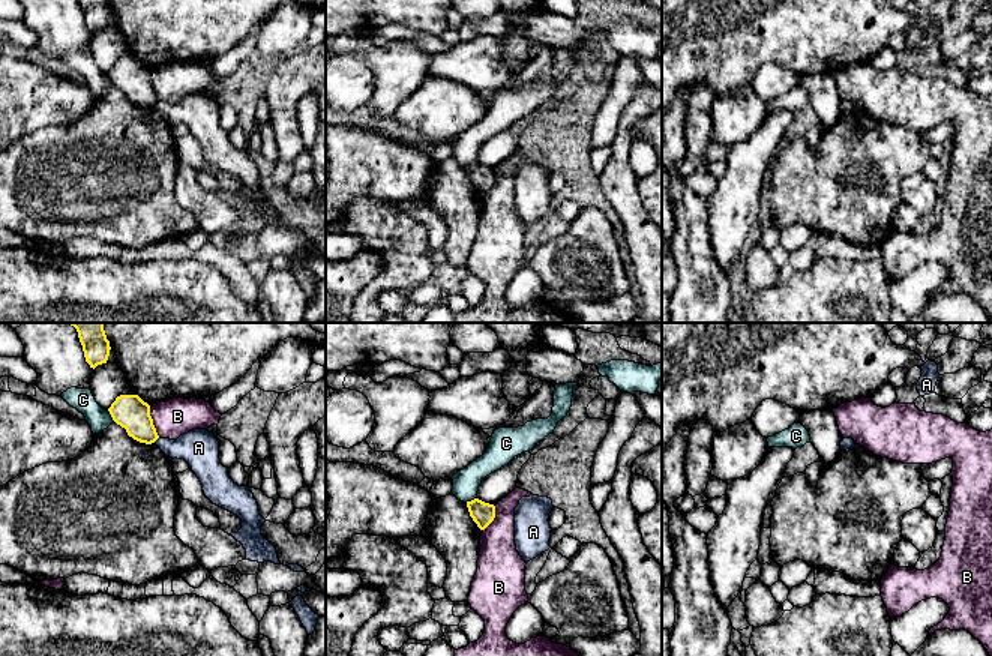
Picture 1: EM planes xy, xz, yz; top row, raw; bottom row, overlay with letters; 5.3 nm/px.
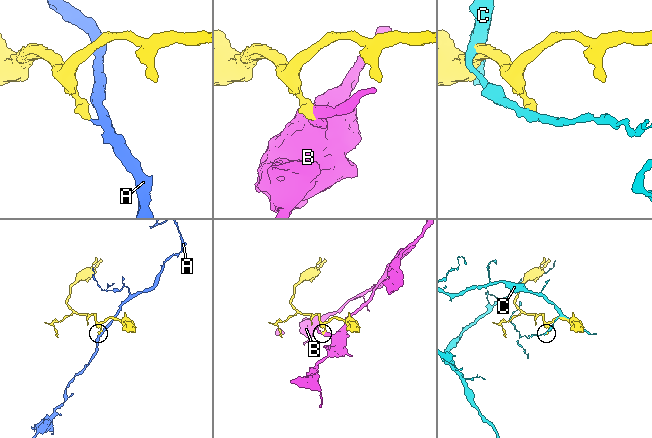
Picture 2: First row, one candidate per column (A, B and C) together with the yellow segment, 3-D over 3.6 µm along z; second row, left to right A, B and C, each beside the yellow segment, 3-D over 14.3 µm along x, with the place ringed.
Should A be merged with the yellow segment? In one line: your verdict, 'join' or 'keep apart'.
keep apart

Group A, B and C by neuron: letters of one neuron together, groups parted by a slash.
A / B / C

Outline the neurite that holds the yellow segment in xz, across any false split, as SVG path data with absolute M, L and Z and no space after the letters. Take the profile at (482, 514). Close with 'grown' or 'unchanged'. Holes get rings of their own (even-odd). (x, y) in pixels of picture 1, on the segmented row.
M479 498L467 501L467 507L480 530L485 530L495 518L495 506Z; unchanged

